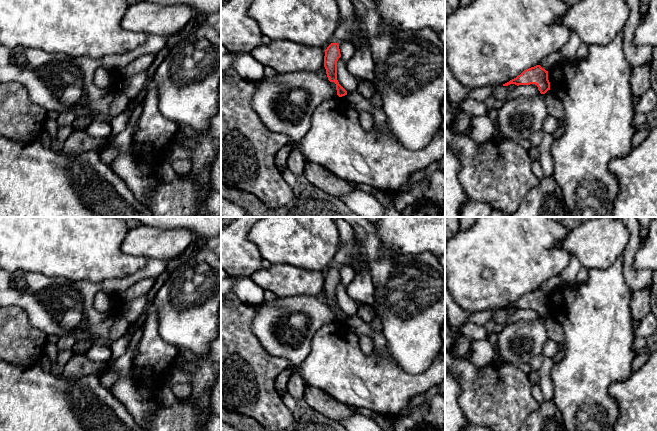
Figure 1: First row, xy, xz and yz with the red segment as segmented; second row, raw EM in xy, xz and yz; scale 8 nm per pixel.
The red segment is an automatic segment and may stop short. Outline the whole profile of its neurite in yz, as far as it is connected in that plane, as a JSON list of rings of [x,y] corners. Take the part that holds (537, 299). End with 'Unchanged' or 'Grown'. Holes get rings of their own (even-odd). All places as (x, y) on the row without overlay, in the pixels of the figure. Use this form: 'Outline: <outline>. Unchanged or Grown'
Outline: [[[536,289],[534,291],[524,294],[516,302],[503,308],[503,310],[508,310],[510,308],[515,308],[517,310],[535,308],[541,318],[545,318],[548,314],[550,314],[548,295],[546,295],[540,289]]]. Unchanged

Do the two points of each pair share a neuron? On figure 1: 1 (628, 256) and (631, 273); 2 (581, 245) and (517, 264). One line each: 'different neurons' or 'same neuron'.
1: same neuron
2: different neurons

